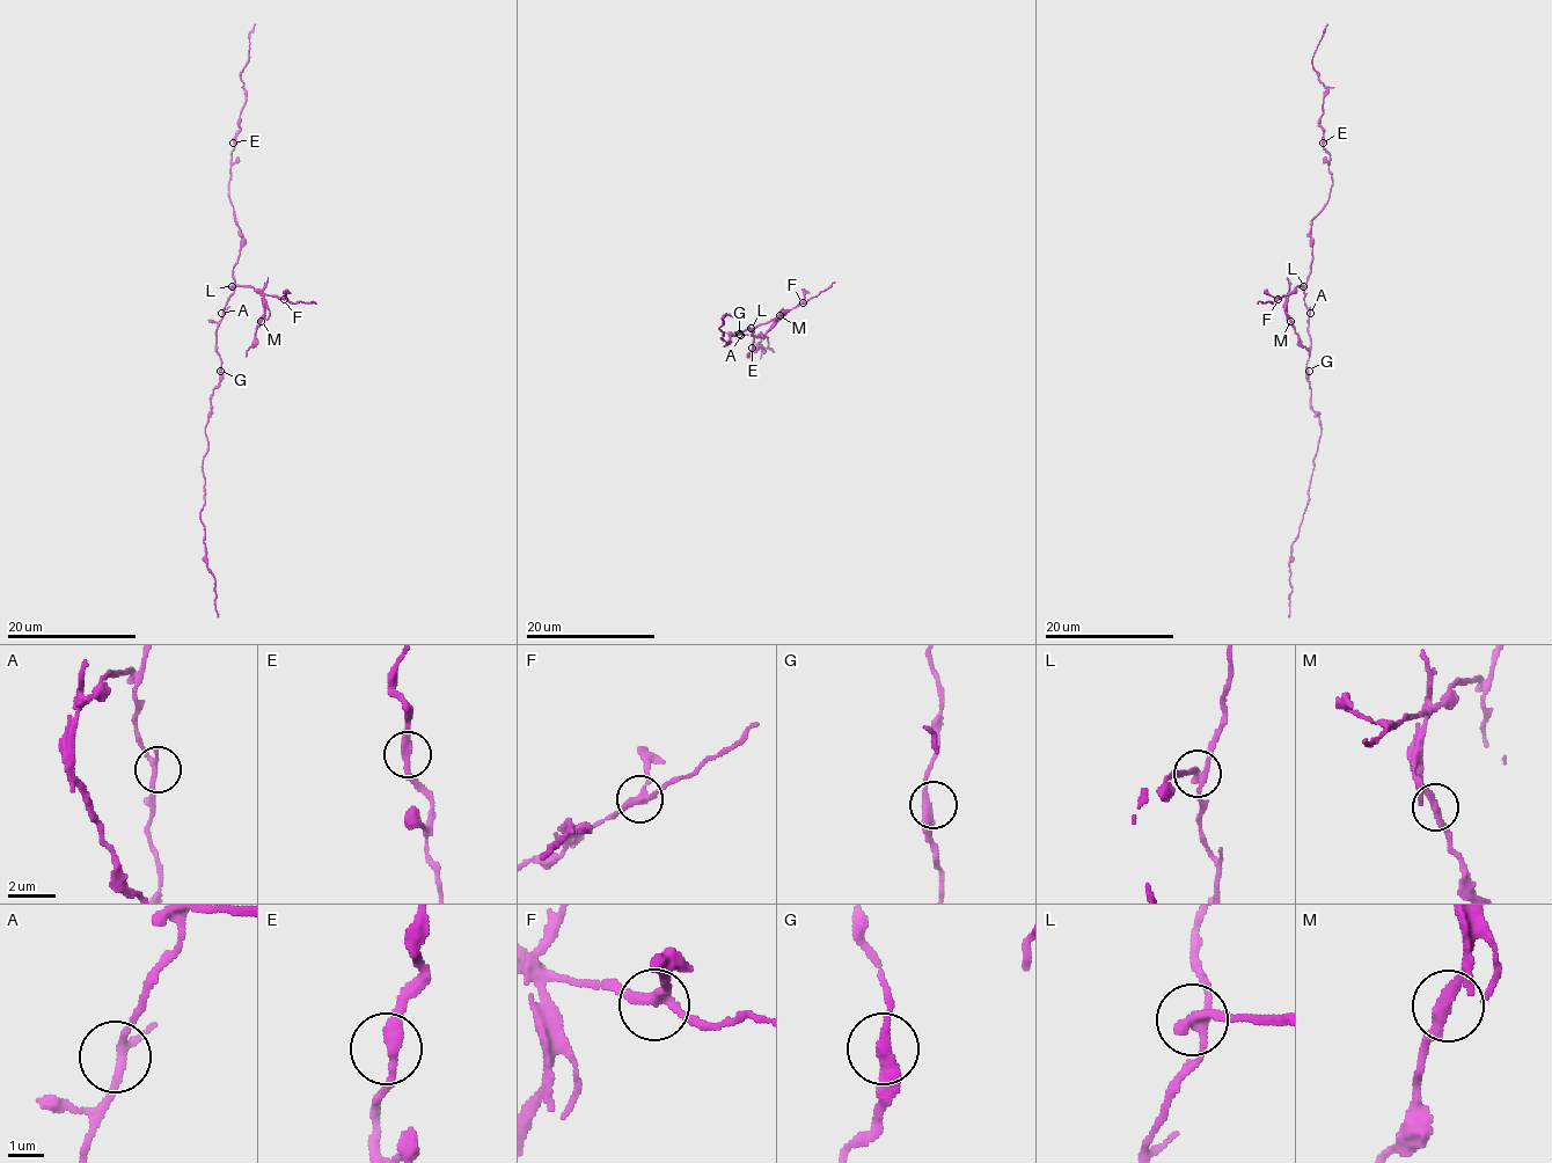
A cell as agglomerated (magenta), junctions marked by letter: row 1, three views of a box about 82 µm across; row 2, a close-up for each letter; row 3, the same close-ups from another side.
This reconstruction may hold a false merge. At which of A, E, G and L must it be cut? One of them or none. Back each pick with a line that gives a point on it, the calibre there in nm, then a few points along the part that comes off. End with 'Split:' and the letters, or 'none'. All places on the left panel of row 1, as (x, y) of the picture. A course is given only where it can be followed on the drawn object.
L: (232, 286) | 240 nm | (232, 286), (251, 286), (264, 298), (264, 317), (246, 356)
Split: L

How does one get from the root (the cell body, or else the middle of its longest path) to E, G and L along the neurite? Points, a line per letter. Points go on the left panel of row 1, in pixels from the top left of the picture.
E: (224, 313), (233, 293), (233, 265), (241, 240), (241, 229), (228, 199), (233, 143)
G: (224, 313), (216, 334), (220, 371)
L: (224, 313), (233, 293), (232, 286)

